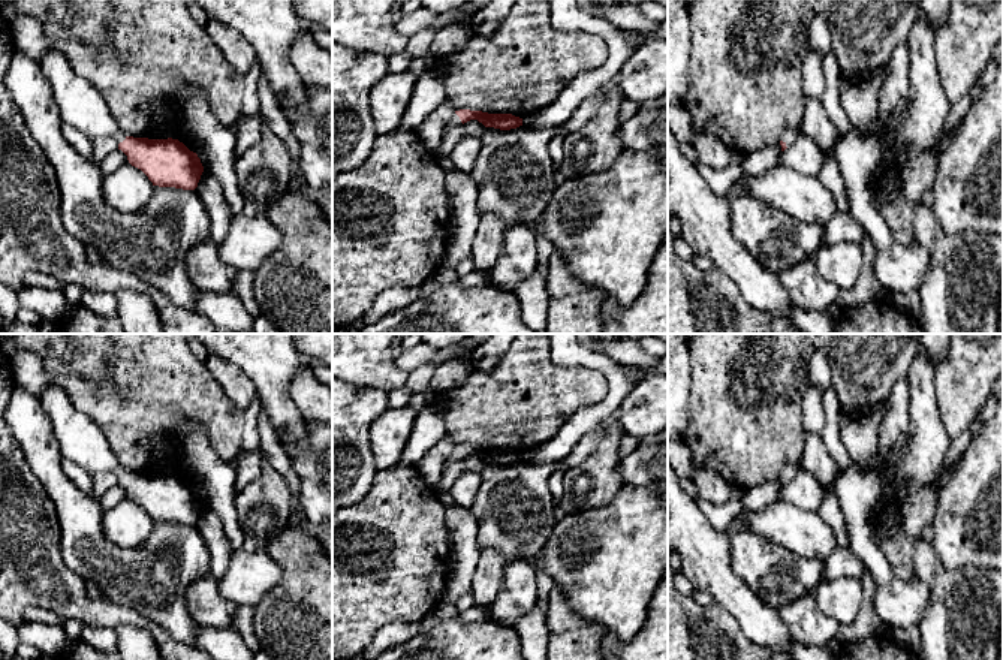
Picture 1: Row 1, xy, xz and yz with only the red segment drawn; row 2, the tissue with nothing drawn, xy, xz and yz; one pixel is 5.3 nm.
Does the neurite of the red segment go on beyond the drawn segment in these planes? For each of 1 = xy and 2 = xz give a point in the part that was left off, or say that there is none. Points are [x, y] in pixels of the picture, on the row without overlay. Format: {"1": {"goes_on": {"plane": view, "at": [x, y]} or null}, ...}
{"1": {"goes_on": {"plane": "xy", "at": [81, 440]}}, "2": {"goes_on": {"plane": "xz", "at": [454, 455]}}}

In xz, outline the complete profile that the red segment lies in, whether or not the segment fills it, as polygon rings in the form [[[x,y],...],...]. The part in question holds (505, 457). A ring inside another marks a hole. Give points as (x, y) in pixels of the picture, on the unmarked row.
[[[460,444],[446,456],[445,467],[457,459],[464,459],[470,455],[478,455],[485,462],[494,462],[500,465],[510,465],[522,461],[522,453],[512,449],[488,449],[482,446]]]

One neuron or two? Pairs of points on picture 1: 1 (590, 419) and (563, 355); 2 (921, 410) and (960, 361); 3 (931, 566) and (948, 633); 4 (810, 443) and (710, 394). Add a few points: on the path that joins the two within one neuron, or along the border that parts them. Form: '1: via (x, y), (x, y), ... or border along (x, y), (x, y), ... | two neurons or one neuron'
1: via (614, 397), (616, 377), (599, 361), (587, 356) | one neuron
2: border along (934, 367), (936, 403), (945, 427) | two neurons
3: via (942, 582), (948, 588), (948, 617) | one neuron
4: border along (804, 433), (804, 448), (798, 460) | two neurons

